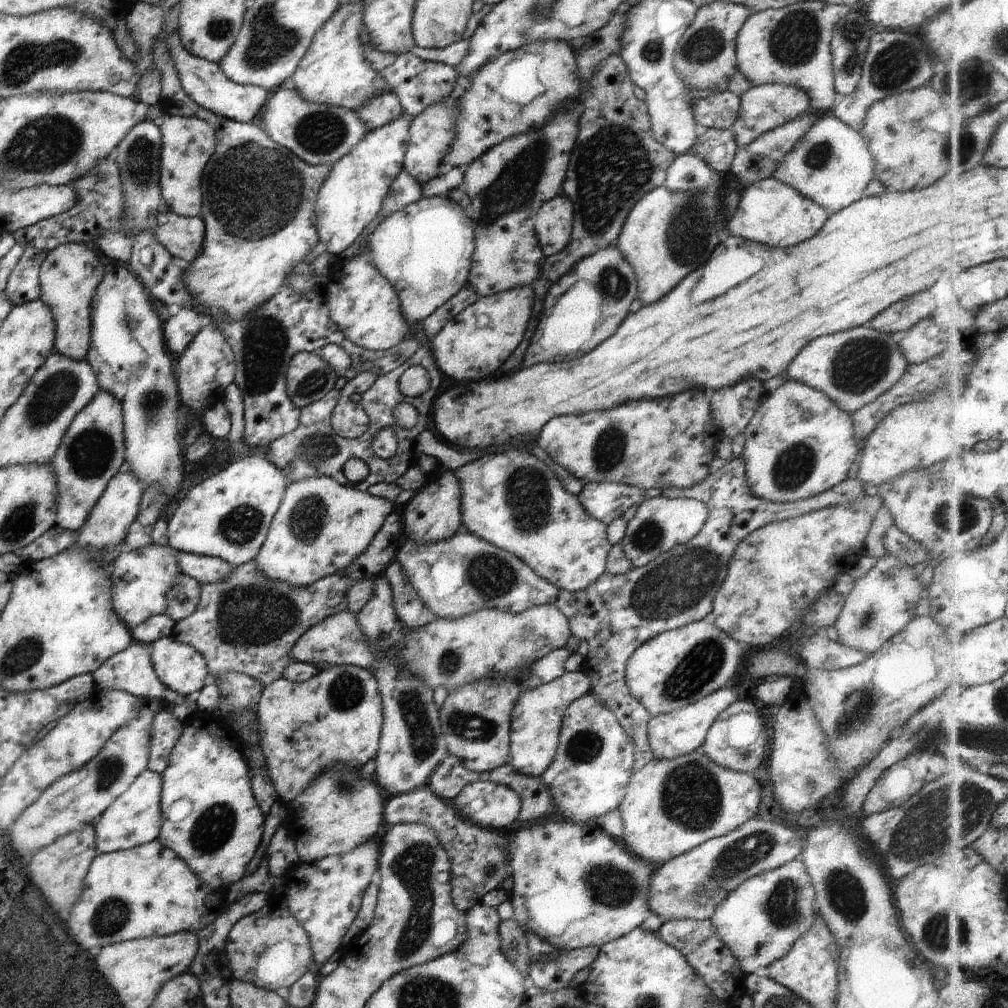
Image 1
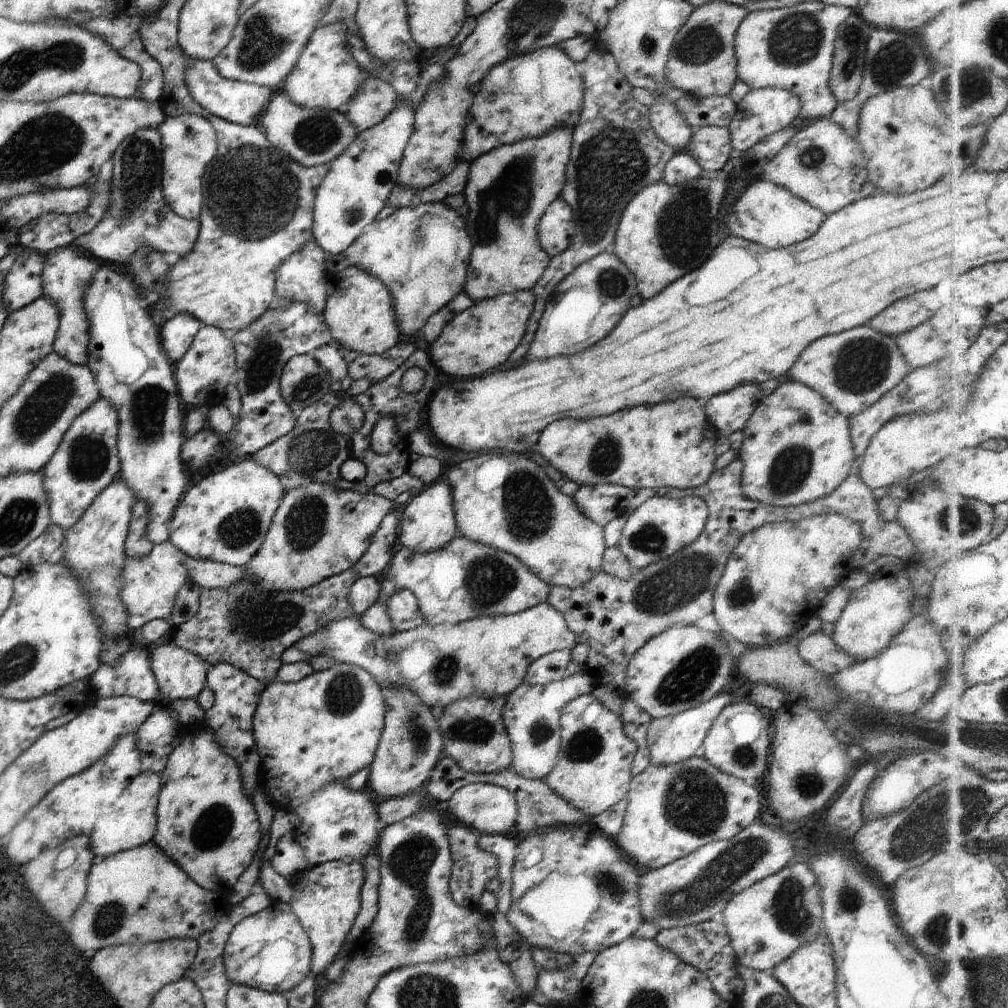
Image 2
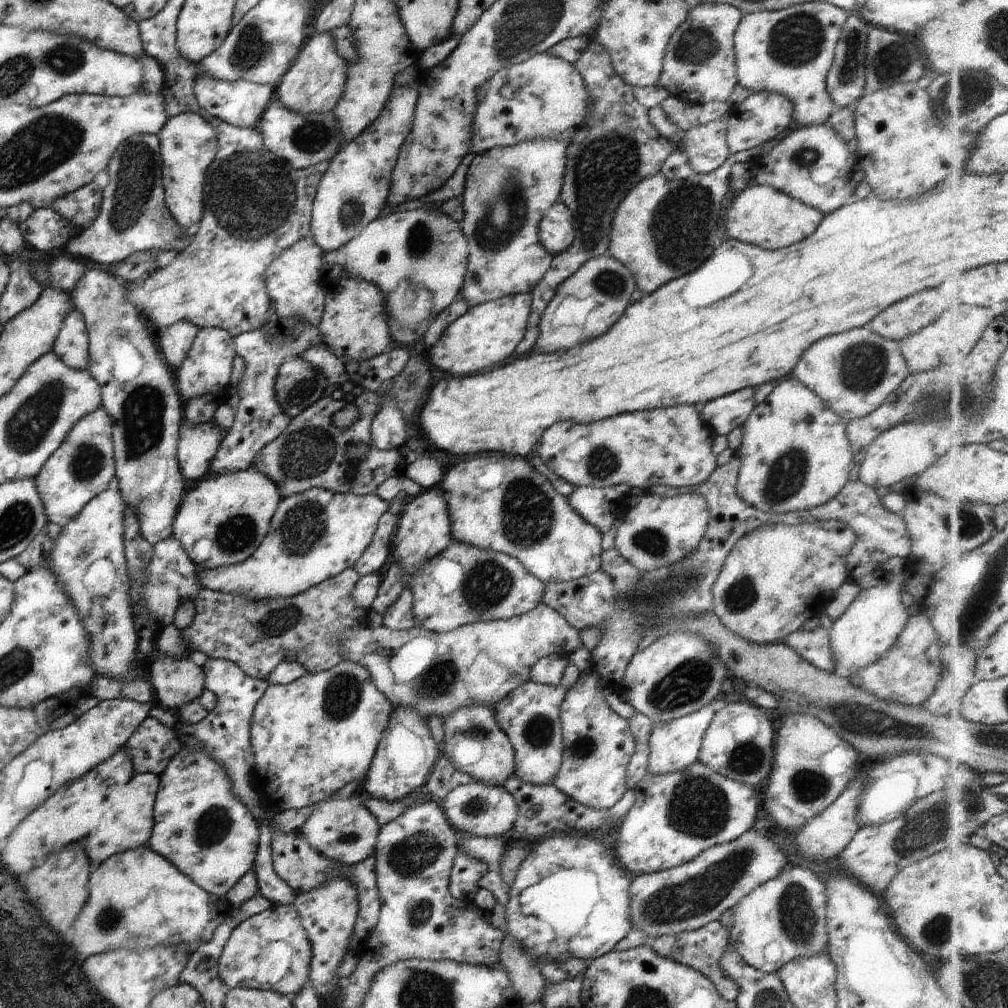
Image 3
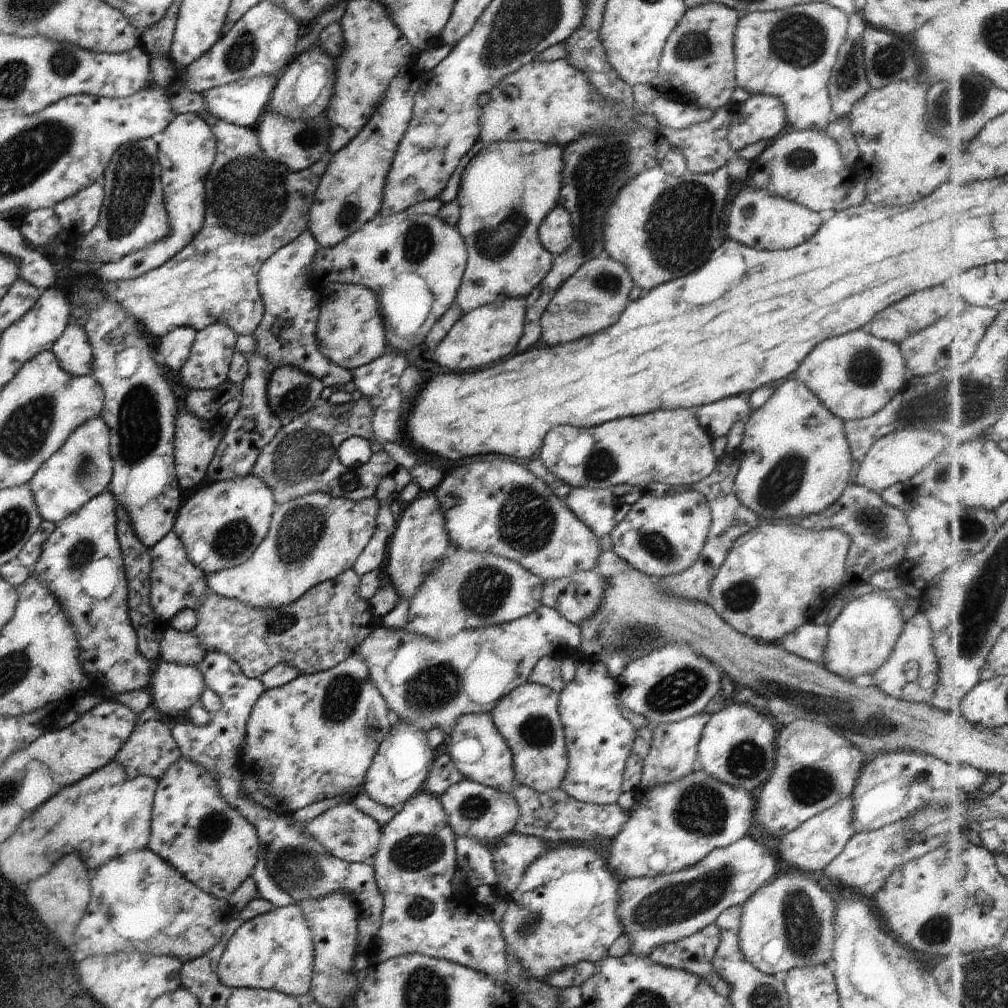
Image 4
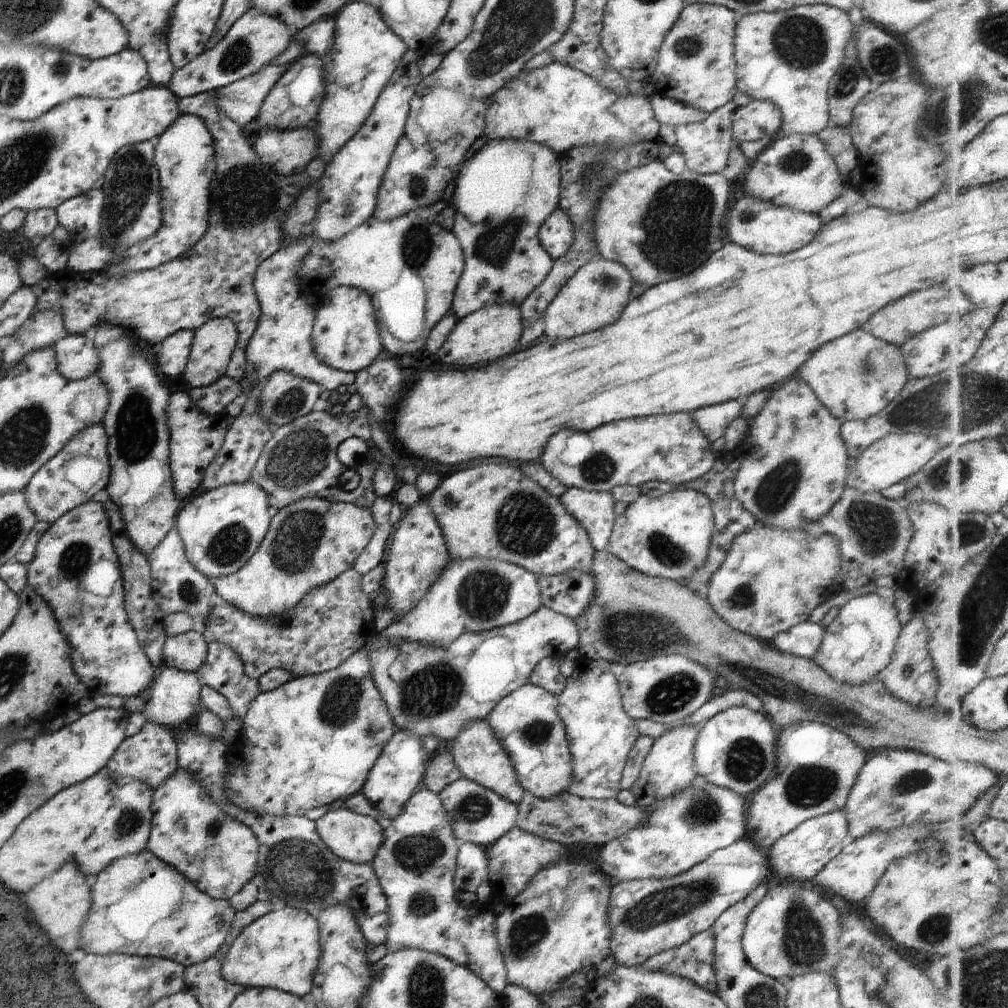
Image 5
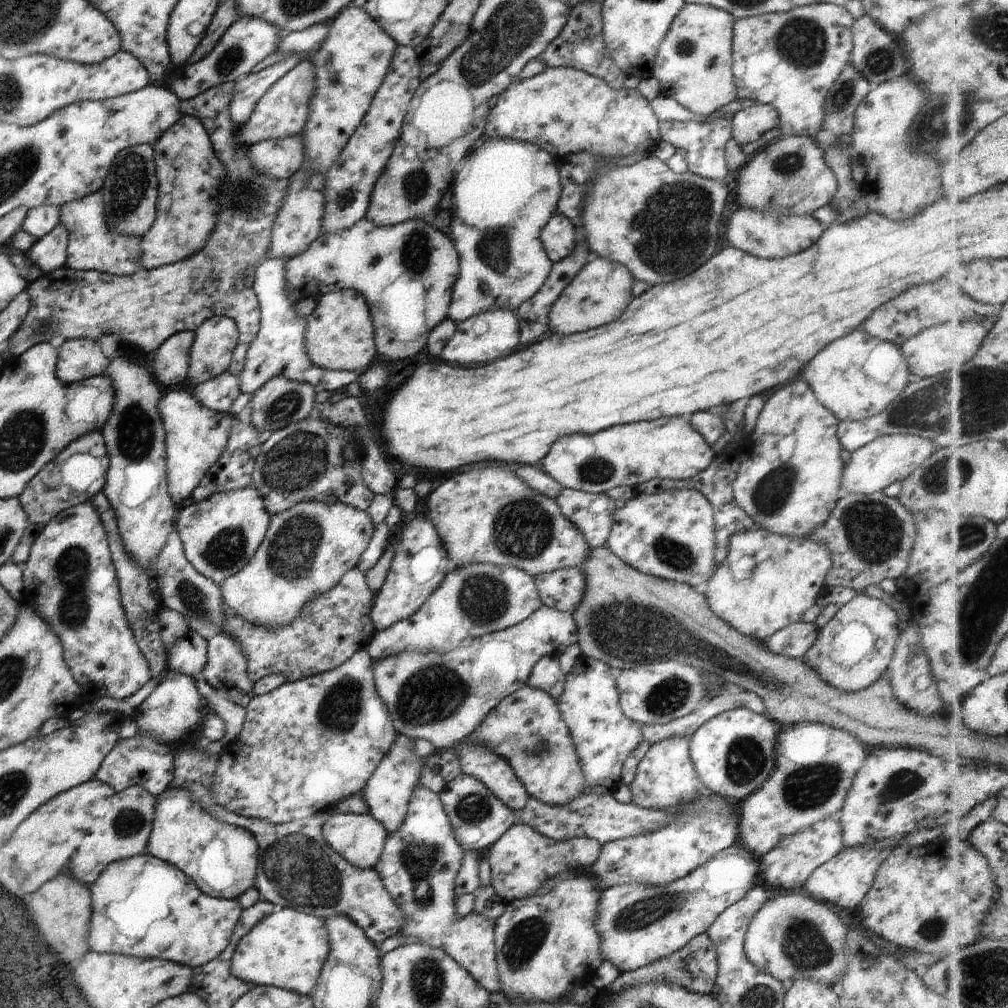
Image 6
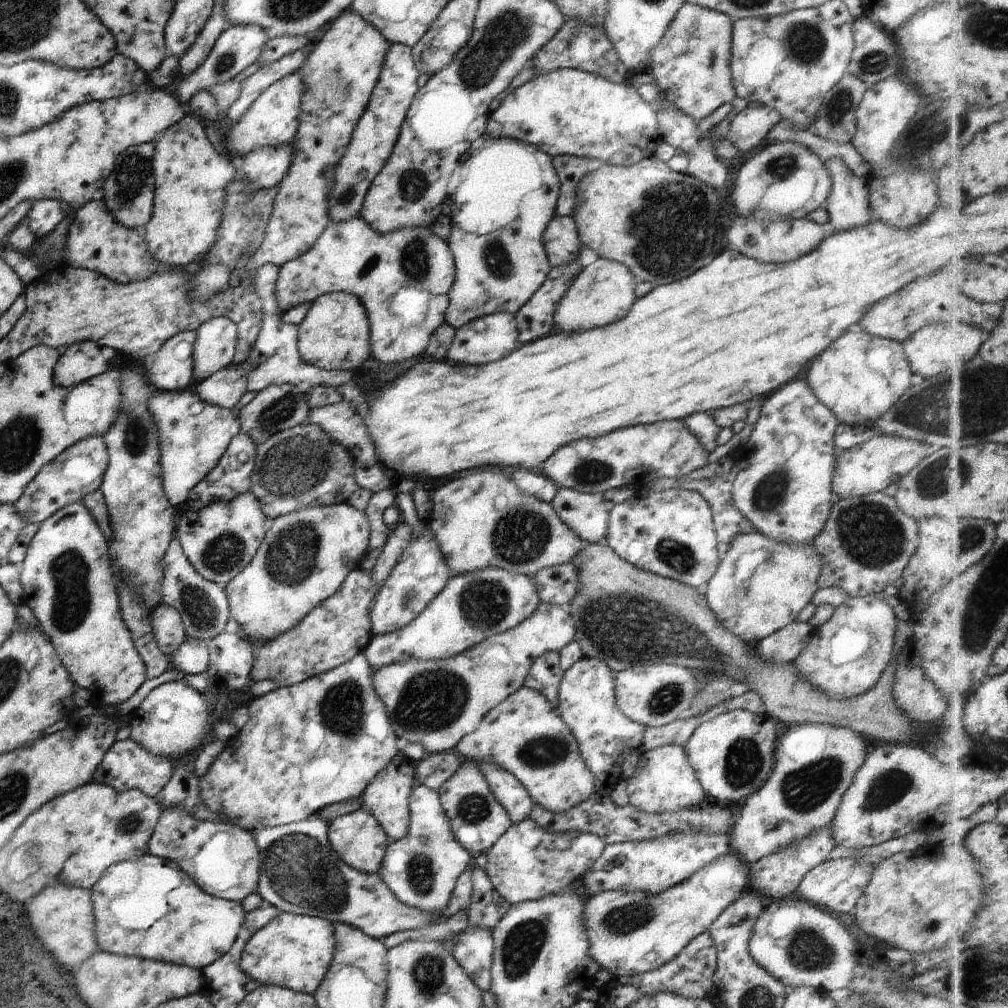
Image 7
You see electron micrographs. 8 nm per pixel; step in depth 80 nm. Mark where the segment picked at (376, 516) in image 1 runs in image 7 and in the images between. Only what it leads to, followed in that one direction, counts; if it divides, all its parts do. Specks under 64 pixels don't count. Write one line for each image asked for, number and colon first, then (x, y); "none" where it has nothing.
2: (318, 531)
3: (315, 535)
4: (312, 539)
5: (311, 542)
6: (306, 550)
7: (304, 558)

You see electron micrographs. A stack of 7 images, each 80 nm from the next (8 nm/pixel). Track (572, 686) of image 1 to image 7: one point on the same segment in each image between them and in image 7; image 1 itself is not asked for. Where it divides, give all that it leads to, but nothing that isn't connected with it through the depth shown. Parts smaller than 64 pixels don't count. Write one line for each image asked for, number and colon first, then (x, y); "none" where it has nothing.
2: (531, 713)
3: (530, 715)
4: (528, 719)
5: (526, 723)
6: (526, 729)
7: (523, 734)

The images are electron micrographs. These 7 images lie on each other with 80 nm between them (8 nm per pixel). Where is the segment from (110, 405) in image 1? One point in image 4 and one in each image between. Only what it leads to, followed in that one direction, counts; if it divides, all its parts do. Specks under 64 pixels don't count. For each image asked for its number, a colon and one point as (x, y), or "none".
2: (87, 459)
3: (79, 469)
4: (56, 493)

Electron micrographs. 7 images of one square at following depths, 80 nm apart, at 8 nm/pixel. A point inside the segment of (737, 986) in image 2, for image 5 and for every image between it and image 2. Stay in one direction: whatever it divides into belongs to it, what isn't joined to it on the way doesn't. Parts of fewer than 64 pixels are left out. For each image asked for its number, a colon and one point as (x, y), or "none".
3: (701, 949)
4: (694, 954)
5: (694, 960)

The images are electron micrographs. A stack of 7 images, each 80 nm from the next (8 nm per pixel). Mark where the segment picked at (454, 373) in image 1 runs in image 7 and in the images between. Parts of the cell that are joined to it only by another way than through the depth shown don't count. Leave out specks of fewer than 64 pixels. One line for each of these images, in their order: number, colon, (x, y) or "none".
2: (480, 339)
3: (486, 336)
4: (490, 333)
5: (493, 332)
6: (481, 339)
7: (484, 340)

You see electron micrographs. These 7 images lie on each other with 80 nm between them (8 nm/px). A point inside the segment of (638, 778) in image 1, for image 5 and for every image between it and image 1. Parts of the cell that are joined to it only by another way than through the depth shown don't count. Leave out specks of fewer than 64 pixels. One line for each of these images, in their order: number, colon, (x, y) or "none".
2: (673, 810)
3: (675, 816)
4: (672, 827)
5: (681, 831)

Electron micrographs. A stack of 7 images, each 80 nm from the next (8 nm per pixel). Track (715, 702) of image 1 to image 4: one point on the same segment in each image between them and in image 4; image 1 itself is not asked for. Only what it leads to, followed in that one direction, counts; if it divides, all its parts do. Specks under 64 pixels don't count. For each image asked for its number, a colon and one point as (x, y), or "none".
2: (672, 739)
3: (674, 745)
4: (673, 751)

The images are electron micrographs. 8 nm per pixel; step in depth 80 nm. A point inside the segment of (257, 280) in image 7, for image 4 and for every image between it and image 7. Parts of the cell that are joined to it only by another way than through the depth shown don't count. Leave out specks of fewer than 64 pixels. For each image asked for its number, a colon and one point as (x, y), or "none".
4: (285, 336)
5: (282, 342)
6: (278, 350)

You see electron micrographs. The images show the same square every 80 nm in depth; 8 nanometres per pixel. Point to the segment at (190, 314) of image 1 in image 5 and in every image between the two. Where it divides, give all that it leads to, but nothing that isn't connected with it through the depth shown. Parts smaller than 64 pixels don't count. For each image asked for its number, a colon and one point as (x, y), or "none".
2: (177, 333)
3: (174, 341)
4: (173, 349)
5: (173, 353)

